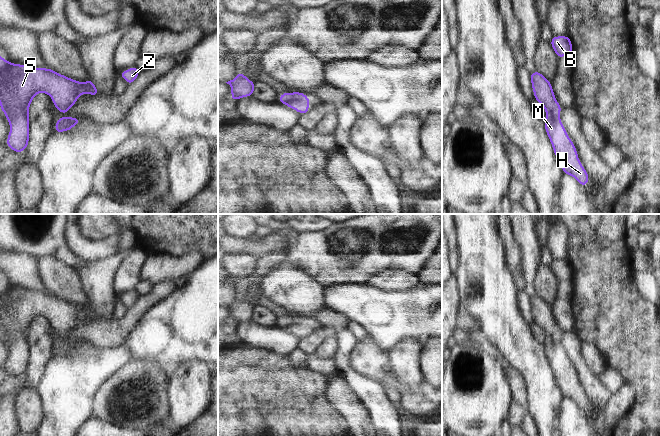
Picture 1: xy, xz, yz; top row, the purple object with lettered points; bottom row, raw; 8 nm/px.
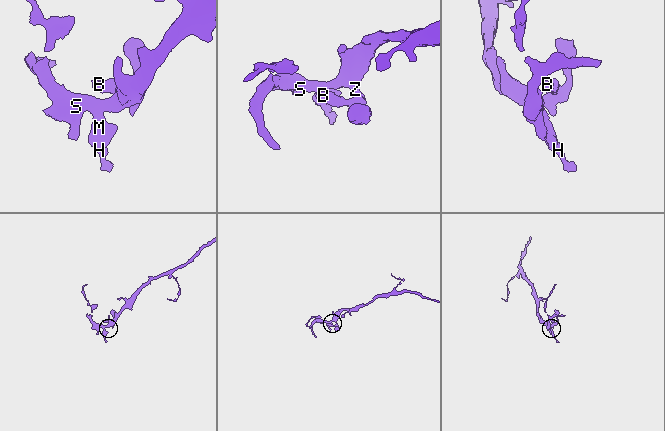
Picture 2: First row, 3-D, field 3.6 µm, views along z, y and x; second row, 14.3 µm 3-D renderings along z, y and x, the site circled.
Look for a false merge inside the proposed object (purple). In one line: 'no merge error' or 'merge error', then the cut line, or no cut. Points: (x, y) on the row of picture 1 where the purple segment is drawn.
no merge error | no cut

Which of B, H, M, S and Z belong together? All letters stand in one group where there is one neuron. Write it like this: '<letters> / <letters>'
B H M S Z

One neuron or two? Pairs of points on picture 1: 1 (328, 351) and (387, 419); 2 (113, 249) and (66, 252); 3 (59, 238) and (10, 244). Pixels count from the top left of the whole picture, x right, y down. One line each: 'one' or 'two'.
1: two
2: two
3: one

